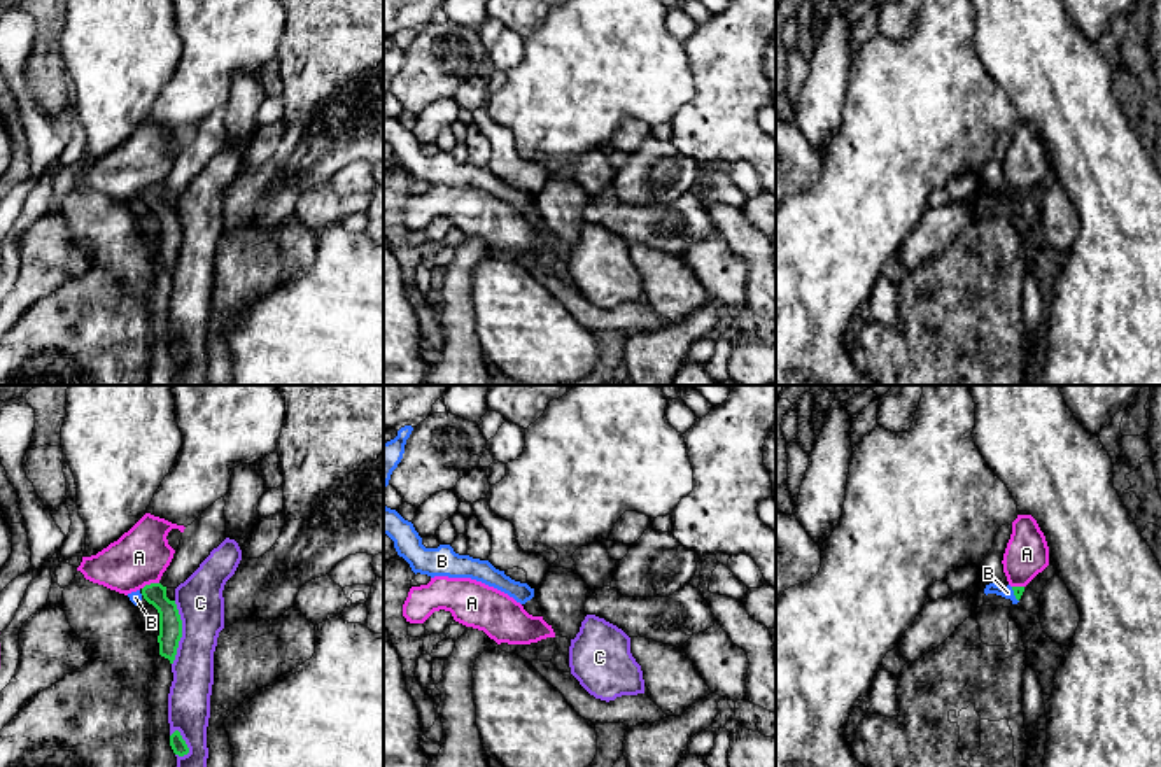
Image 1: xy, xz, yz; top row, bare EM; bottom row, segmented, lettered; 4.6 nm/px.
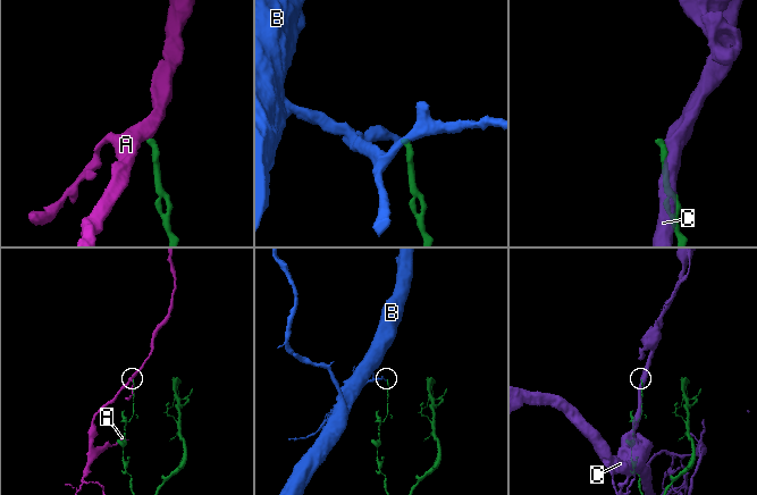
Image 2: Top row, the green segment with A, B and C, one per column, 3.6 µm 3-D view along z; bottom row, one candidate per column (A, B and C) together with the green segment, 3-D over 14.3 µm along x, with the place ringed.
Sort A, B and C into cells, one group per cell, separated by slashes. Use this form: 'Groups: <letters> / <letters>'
Groups: A / B / C

